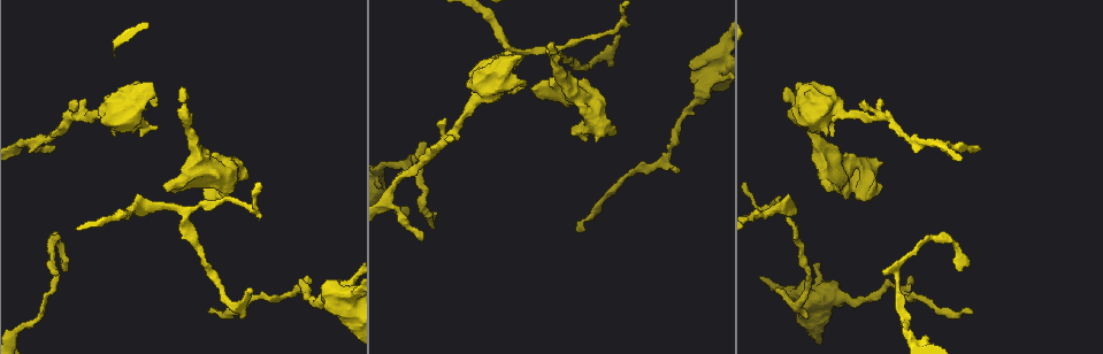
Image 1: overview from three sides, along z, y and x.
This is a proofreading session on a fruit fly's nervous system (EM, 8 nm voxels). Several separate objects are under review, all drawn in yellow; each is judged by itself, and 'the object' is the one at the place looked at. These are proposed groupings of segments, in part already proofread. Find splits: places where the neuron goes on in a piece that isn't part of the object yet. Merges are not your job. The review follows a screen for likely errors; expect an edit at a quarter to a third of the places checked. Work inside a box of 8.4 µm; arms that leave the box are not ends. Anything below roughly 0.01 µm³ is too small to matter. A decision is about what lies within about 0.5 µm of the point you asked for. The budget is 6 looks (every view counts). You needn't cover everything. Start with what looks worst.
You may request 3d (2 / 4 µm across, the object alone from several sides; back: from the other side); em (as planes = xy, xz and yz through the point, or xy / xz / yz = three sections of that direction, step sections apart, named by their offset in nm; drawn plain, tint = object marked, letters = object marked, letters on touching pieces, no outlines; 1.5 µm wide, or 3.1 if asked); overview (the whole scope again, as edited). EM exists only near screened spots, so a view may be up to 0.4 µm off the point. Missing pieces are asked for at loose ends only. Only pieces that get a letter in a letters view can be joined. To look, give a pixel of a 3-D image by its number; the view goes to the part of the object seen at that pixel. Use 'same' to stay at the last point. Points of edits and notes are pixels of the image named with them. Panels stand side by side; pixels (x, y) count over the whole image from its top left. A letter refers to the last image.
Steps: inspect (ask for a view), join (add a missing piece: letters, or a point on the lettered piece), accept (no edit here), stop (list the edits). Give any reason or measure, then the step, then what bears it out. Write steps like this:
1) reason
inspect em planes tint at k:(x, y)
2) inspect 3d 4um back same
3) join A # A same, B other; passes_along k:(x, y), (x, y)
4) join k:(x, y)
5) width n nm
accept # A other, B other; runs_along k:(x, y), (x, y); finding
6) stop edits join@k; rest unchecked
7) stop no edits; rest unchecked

branch stops here
inspect em planes letters at 1:(972, 312)

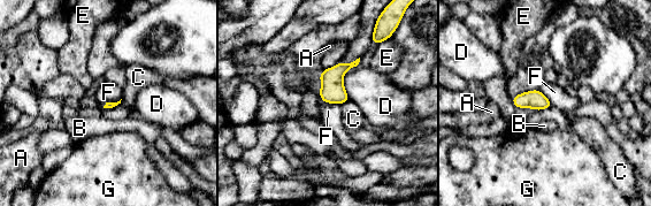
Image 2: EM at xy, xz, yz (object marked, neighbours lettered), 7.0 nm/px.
accept # A other, B other, C other, D other, E other, F other, G other; border 2:(319, 76), (320, 97), (339, 105); none of them fits

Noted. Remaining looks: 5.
tapers out
inspect 3d 2um back at 1:(55, 148)

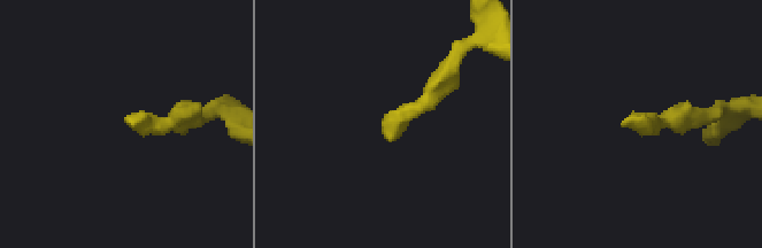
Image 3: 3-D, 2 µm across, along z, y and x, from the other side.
need the tissue
inspect em yz step 4 letters at 3:(131, 127)

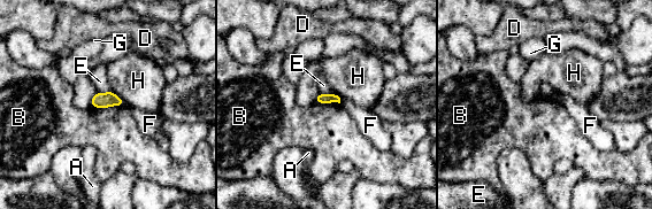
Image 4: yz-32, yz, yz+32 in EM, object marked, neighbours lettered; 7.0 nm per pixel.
accept # A other, B other, D other, E other, F other, G other, H other; border 4:(90, 105), (94, 107), (123, 106); none of them fits

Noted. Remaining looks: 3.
branch stops here
inspect 3d 2um at 1:(167, 189)

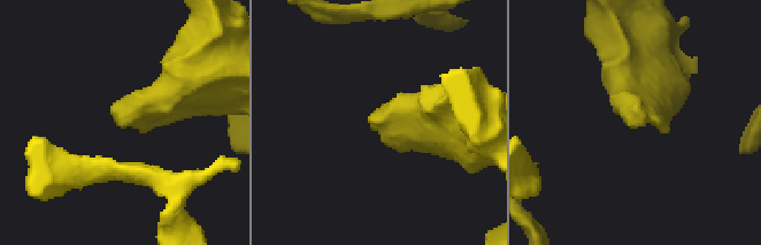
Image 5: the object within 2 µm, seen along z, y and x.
inspect em planes letters at 5:(377, 126)

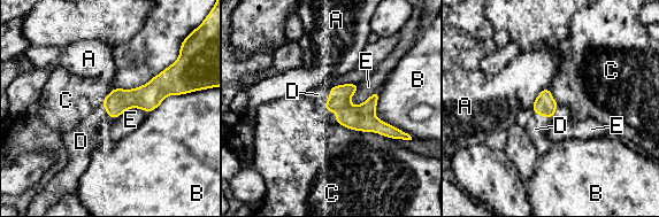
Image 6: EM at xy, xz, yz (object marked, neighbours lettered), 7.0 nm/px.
longest_contact C 600 nm
join D # A other, B other, C other, D same, E other; the neuron continues

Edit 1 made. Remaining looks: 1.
stop edits join@6; rest unchecked

